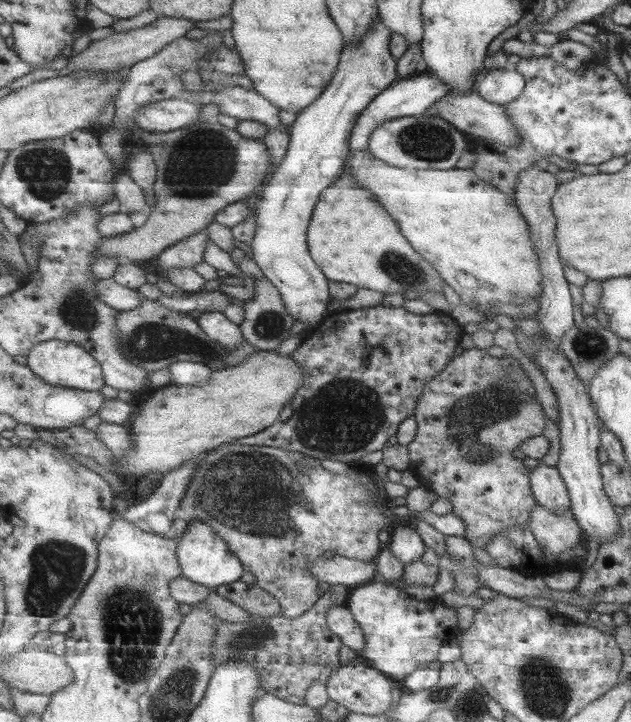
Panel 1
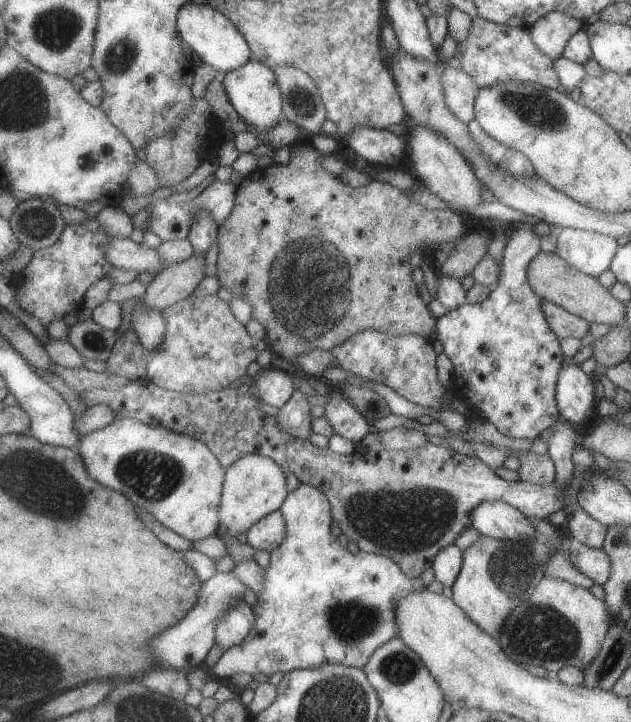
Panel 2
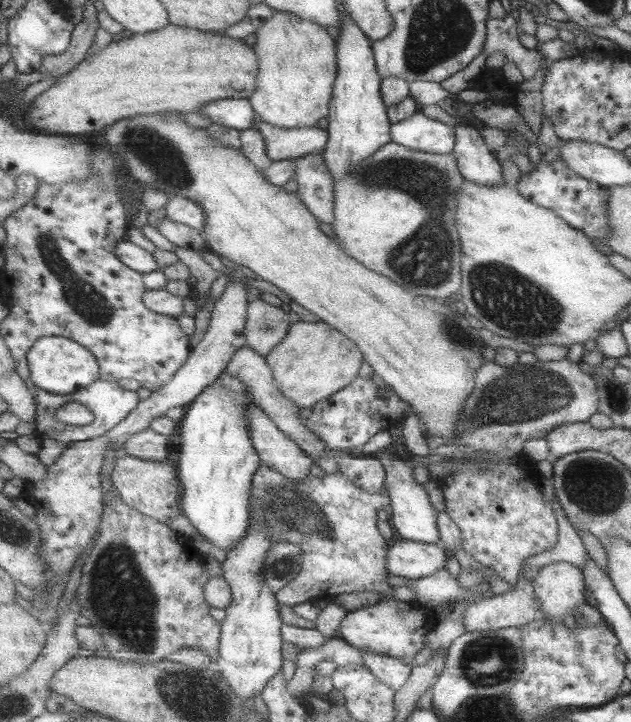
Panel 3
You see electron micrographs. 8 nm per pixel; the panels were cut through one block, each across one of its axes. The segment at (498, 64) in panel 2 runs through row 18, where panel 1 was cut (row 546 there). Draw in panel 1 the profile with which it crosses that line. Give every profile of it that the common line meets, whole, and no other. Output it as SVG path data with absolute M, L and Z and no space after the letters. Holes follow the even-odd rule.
M473 347L463 349L461 354L457 354L452 360L452 363L425 387L424 394L420 396L420 402L418 402L415 416L418 423L418 432L415 436L415 441L409 445L415 472L419 473L419 476L423 479L423 484L429 486L431 491L435 492L438 497L443 497L453 503L453 514L458 516L464 524L462 537L468 540L469 544L475 548L481 549L494 534L498 534L498 532L502 532L506 528L515 528L516 526L528 524L531 509L535 507L536 501L530 490L529 469L523 466L521 460L517 460L517 458L511 456L511 452L516 450L523 440L541 435L543 433L543 427L545 427L547 418L544 416L544 412L536 399L536 395L532 393L532 390L534 390L532 382L516 358L507 354L500 358L490 356L486 351Z

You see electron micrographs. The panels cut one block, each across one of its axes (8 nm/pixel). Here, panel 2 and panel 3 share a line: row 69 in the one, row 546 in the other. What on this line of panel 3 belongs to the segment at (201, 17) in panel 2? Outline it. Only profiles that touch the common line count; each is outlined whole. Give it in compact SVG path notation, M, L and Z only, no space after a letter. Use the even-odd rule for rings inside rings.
M225 370L188 406L181 419L181 432L177 438L181 445L177 470L182 483L182 514L193 522L202 538L226 552L233 550L251 530L250 495L253 478L262 466L246 424L247 409L253 405L253 401L255 398L245 384Z

